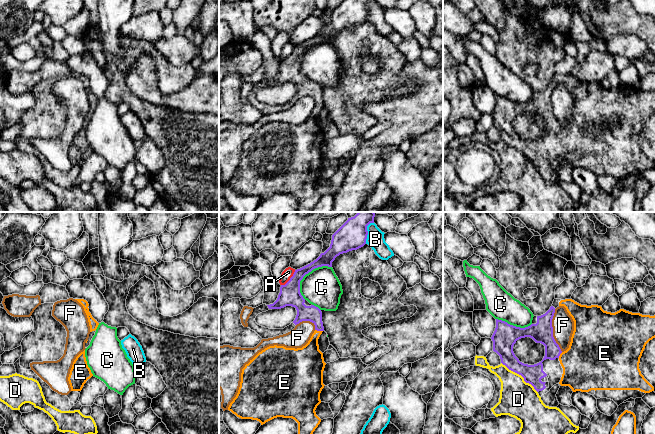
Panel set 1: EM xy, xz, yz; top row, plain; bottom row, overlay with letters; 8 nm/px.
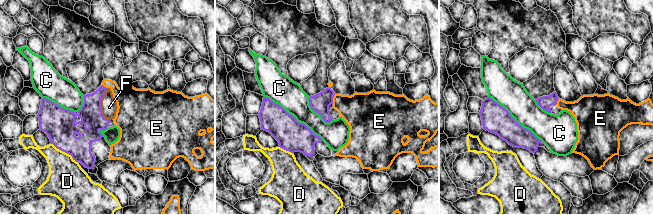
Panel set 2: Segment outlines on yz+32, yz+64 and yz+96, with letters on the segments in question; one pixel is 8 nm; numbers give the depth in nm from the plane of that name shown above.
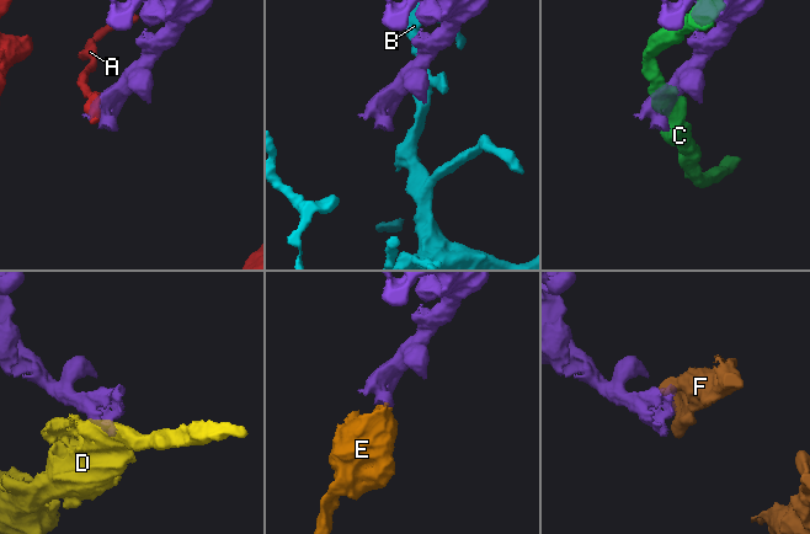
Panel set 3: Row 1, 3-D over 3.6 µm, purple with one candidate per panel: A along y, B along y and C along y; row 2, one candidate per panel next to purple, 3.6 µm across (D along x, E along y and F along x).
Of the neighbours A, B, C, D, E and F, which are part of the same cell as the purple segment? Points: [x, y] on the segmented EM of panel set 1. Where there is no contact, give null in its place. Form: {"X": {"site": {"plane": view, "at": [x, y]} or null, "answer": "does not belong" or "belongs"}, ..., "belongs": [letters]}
{"A": {"site": {"plane": "xz", "at": [290, 279]}, "answer": "does not belong"}, "B": {"site": {"plane": "xz", "at": [367, 232]}, "answer": "does not belong"}, "C": {"site": {"plane": "xz", "at": [306, 273]}, "answer": "does not belong"}, "D": {"site": {"plane": "yz", "at": [520, 374]}, "answer": "does not belong"}, "E": {"site": {"plane": "xz", "at": [319, 330]}, "answer": "belongs"}, "F": {"site": {"plane": "yz", "at": [552, 330]}, "answer": "does not belong"}, "belongs": ["E"]}

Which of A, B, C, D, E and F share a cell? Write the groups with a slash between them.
A / B / C / D / E / F

